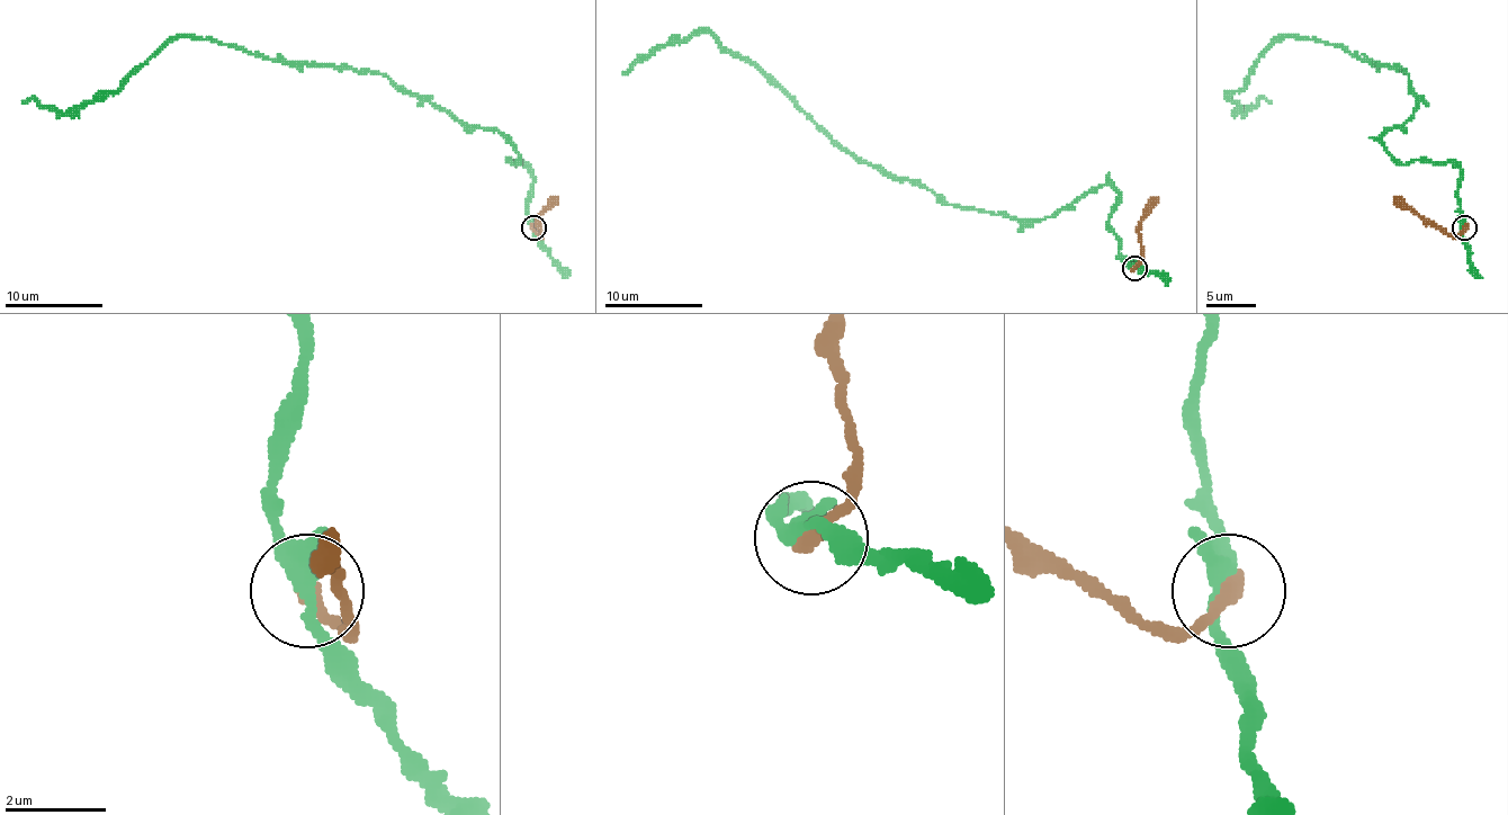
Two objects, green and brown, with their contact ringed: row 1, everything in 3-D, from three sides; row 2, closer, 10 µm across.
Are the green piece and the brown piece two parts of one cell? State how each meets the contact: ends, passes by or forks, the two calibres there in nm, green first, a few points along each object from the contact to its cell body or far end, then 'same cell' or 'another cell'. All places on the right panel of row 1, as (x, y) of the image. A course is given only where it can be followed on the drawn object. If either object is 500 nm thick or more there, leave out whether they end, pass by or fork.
green forks; brown ends; calibres 280 and 340 nm; course green (1465, 226), (1460, 170), (1401, 164), (1382, 143), (1416, 110), (1401, 69), (1281, 37), (1229, 98), (1271, 104); course brown (1465, 229), (1455, 235), (1443, 233), (1394, 197); another cell

